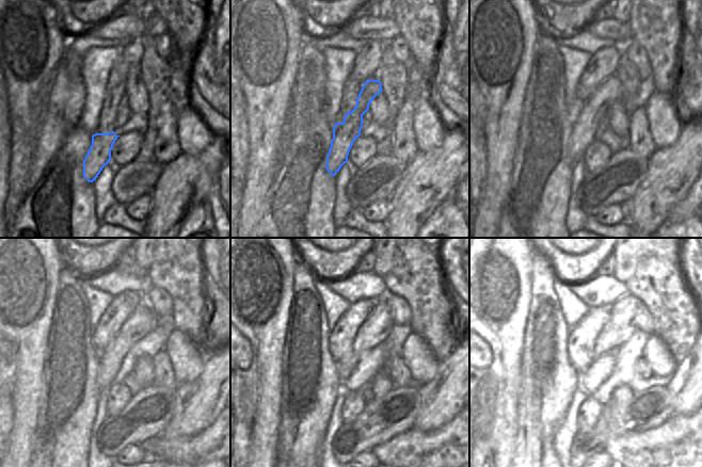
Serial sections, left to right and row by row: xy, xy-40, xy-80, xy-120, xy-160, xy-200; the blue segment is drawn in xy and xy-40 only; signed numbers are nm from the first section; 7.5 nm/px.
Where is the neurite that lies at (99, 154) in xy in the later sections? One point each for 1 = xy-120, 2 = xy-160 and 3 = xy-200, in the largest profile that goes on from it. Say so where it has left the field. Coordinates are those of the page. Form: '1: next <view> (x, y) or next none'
1: next xy-120 (143, 319)
2: next xy-160 (378, 326)
3: next xy-200 (618, 329)

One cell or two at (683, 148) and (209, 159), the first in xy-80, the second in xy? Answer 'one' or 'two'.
one

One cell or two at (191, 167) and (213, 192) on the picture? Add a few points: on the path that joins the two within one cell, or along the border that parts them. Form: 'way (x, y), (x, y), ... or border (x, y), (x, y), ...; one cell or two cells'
border (217, 177), (205, 196), (195, 207); two cells

